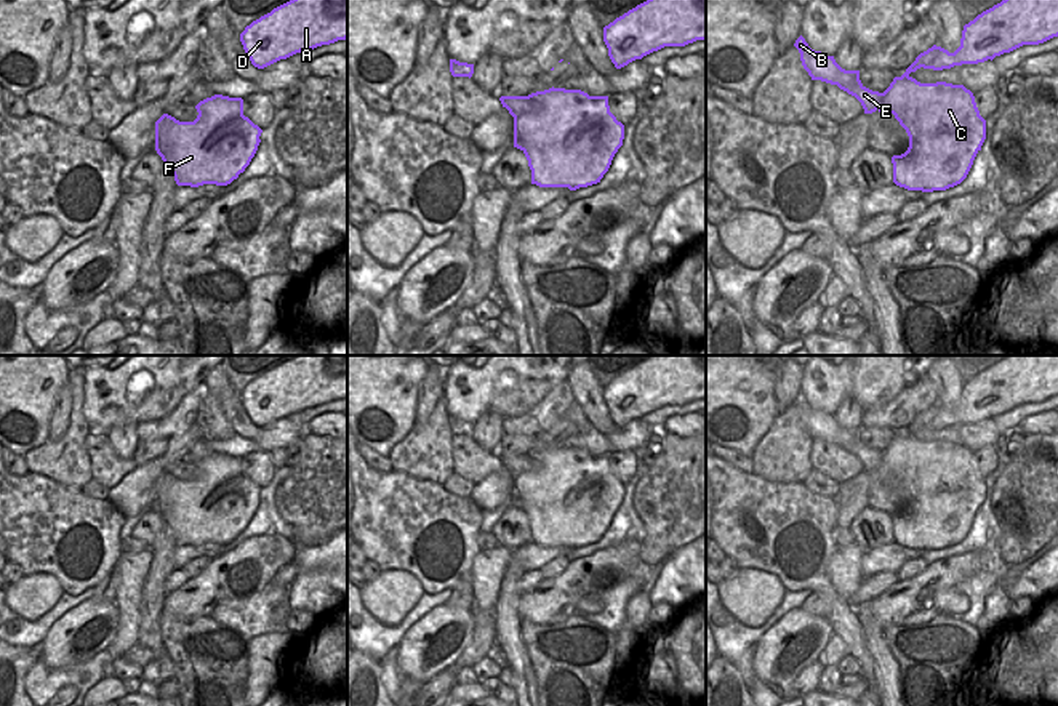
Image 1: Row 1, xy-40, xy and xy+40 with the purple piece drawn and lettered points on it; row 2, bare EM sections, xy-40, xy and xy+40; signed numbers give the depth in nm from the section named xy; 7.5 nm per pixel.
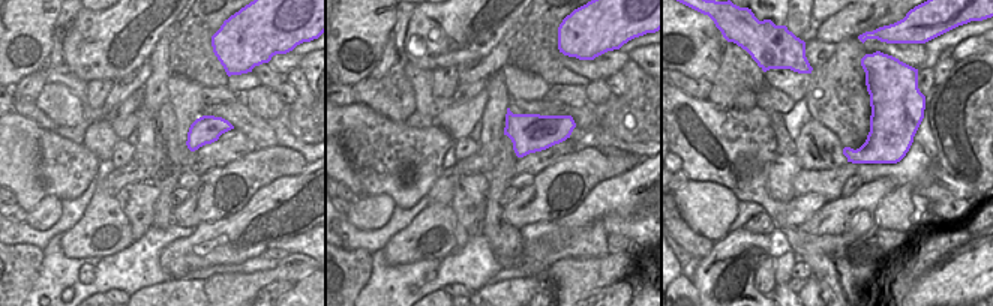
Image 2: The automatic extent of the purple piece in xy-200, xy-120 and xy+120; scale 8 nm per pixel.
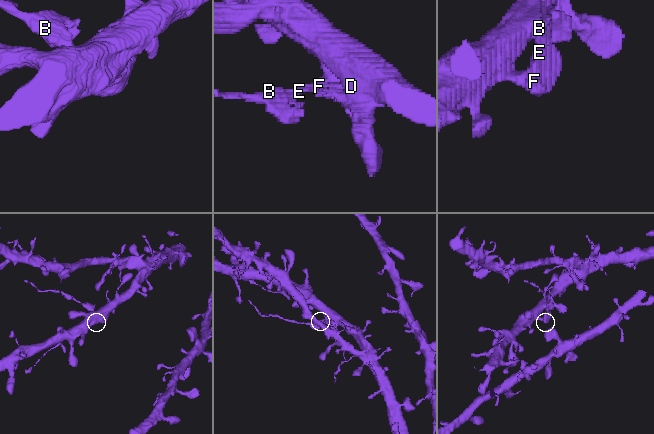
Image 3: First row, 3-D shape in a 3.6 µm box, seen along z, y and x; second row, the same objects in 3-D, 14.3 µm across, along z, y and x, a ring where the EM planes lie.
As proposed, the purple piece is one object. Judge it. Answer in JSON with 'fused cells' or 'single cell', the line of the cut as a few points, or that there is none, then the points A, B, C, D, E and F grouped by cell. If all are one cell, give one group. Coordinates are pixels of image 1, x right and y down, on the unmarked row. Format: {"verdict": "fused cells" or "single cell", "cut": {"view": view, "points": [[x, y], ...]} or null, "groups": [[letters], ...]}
{"verdict": "fused cells", "cut": {"view": "xy", "points": [[532, 455], [537, 466], [514, 477]]}, "groups": [["A", "C", "D", "F"], ["B", "E"]]}

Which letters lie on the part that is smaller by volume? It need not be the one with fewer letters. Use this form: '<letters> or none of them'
B, E

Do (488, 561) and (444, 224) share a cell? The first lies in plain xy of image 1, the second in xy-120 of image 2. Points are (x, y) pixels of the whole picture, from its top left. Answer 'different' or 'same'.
different

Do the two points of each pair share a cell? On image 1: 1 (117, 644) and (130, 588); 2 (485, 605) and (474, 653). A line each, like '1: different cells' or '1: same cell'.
1: same cell
2: same cell

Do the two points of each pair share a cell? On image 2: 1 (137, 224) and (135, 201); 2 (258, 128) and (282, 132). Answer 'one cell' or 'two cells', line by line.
1: one cell
2: two cells

